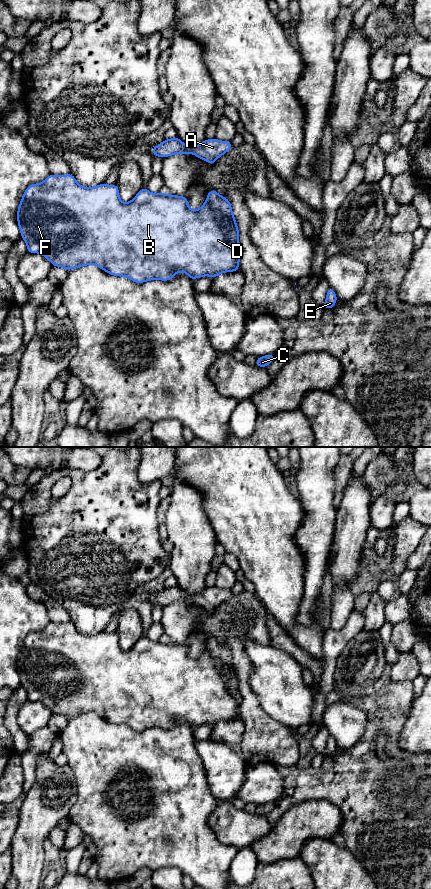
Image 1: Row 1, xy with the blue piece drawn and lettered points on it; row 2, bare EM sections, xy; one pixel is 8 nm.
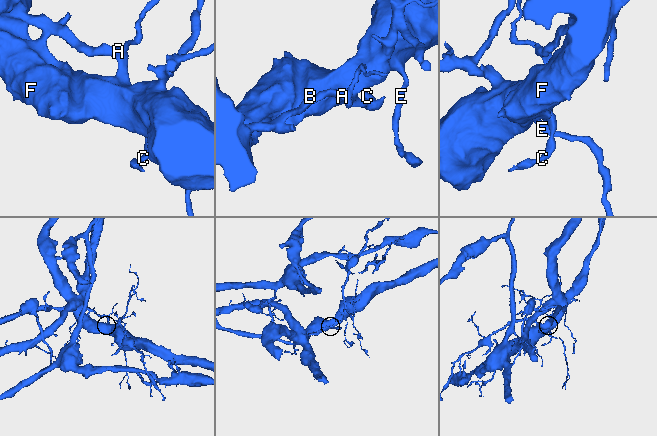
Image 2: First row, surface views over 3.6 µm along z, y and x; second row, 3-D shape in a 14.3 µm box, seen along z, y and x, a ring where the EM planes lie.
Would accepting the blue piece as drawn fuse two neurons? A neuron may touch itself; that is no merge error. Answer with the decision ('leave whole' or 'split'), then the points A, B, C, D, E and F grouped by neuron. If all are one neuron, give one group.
split; A C / B D E F

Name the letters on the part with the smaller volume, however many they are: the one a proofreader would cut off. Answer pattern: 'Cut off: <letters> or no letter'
Cut off: A, C

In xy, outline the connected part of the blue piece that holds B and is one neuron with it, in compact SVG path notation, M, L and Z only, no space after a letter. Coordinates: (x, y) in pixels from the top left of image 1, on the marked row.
M72 173L50 174L43 182L27 187L18 207L17 222L21 238L27 244L27 252L39 253L53 266L67 271L94 264L110 275L124 276L140 284L150 280L168 281L180 272L186 273L191 280L203 276L214 279L220 273L240 269L240 255L227 238L237 222L227 219L218 221L207 200L199 209L192 210L185 196L154 194L144 187L130 202L123 203L116 184L83 187Z

